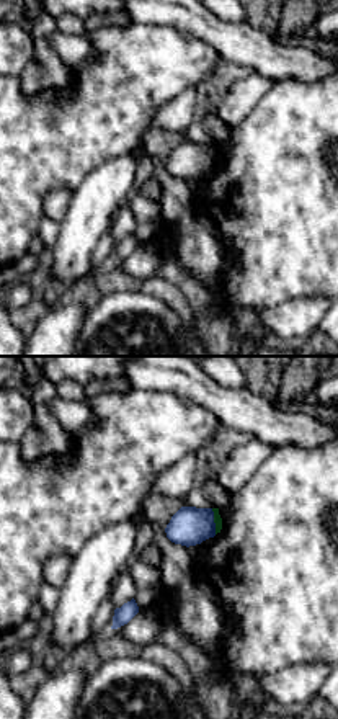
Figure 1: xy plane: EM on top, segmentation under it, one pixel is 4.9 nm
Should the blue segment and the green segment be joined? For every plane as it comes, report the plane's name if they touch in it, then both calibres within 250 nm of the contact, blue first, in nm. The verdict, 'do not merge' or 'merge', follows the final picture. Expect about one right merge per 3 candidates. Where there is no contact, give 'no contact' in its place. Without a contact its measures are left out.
xy | 190/50 nm

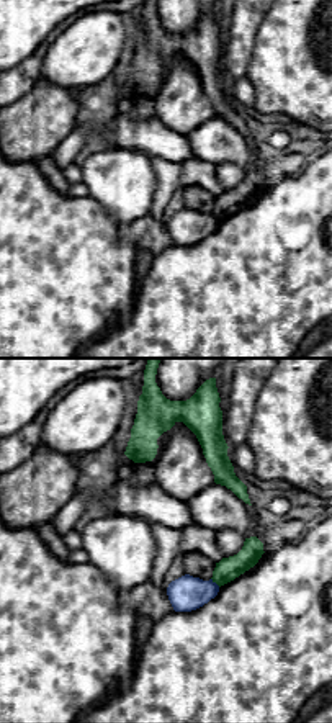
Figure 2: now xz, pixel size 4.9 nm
xz | 170/110 nm

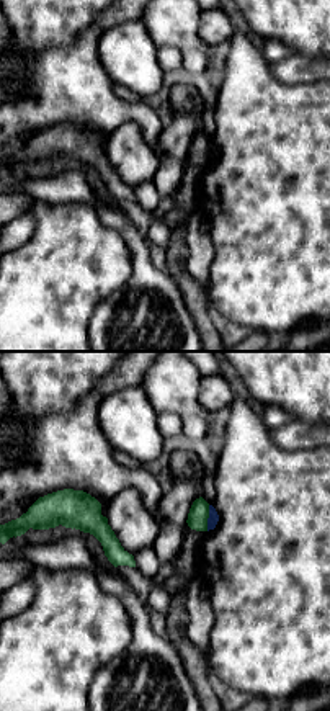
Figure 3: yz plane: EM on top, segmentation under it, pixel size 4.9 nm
yz | 50/100 nm

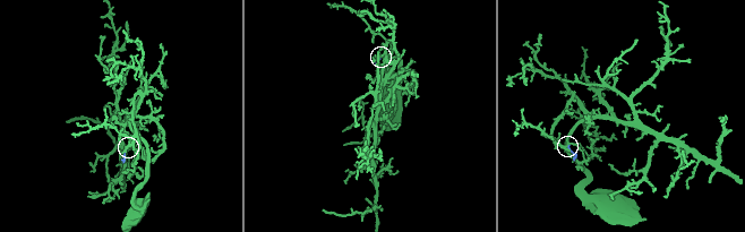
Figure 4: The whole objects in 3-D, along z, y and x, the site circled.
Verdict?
do not merge

